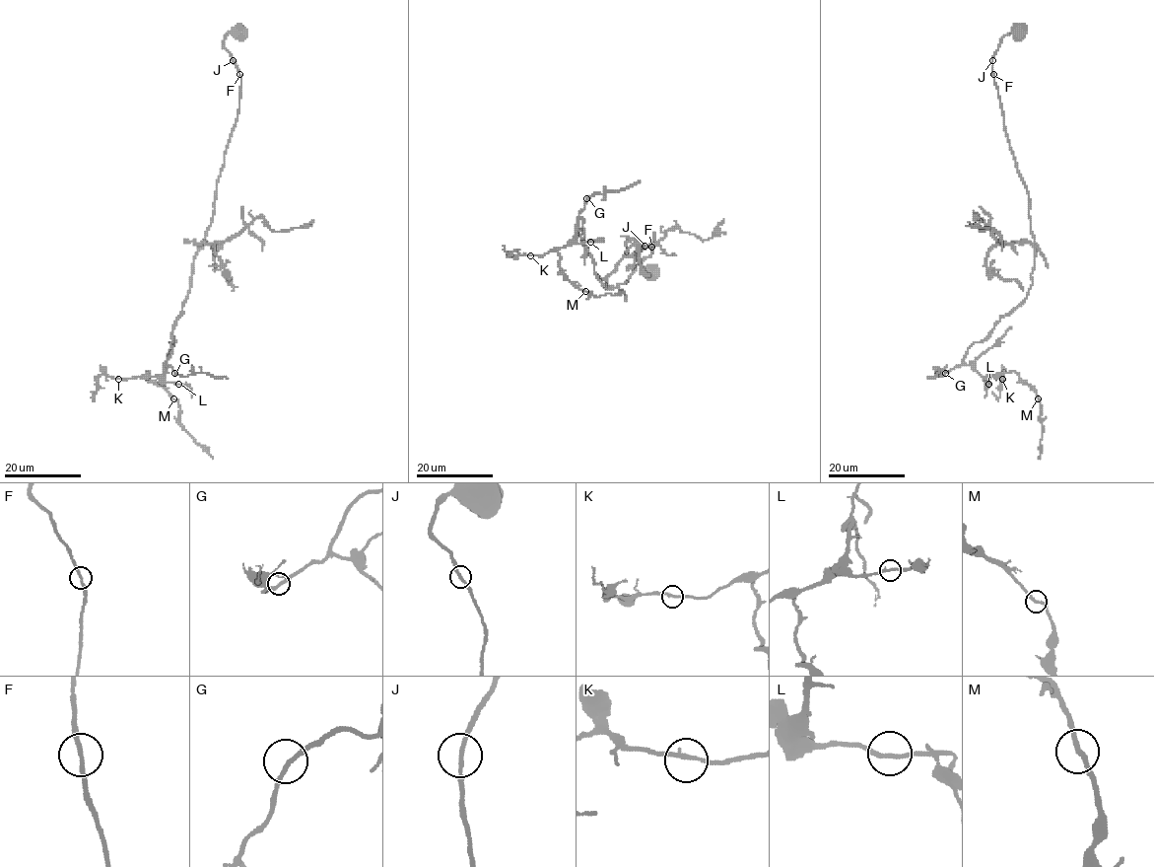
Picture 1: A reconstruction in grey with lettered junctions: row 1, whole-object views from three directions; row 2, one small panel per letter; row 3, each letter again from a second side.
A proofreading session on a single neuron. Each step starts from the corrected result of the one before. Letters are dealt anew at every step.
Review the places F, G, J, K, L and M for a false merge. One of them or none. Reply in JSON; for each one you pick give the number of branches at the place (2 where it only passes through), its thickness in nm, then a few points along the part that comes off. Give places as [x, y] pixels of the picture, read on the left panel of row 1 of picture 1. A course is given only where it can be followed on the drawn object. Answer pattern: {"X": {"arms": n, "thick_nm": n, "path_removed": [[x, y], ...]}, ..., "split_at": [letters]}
{"split_at": []}

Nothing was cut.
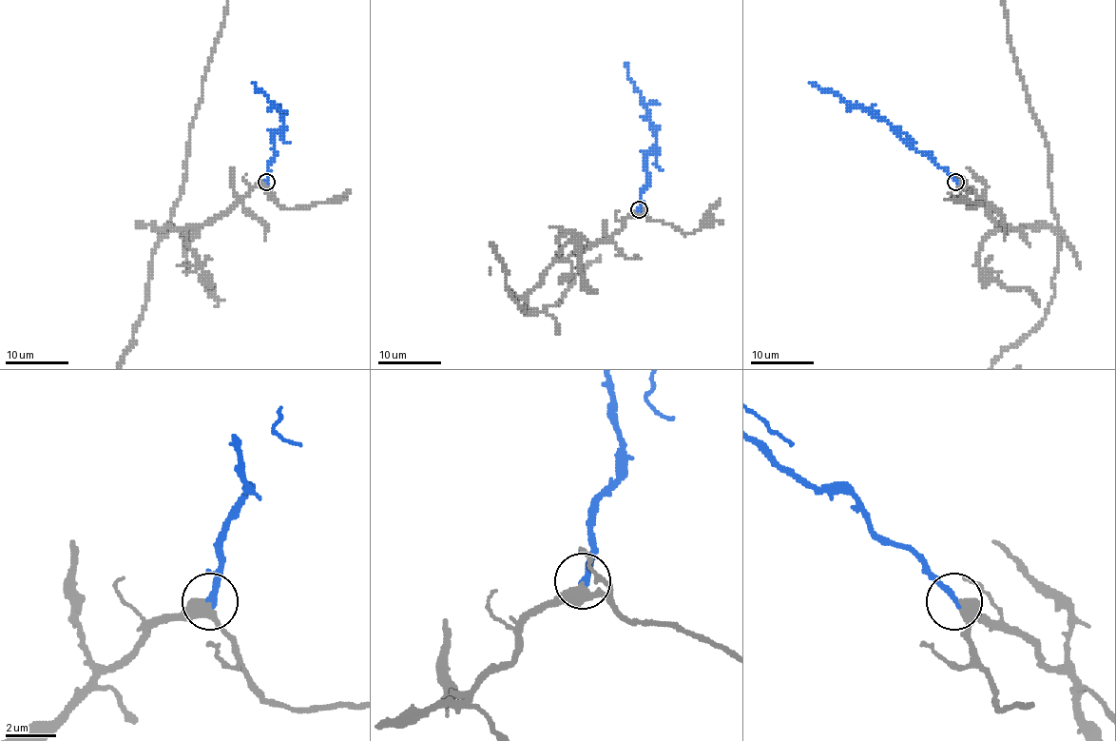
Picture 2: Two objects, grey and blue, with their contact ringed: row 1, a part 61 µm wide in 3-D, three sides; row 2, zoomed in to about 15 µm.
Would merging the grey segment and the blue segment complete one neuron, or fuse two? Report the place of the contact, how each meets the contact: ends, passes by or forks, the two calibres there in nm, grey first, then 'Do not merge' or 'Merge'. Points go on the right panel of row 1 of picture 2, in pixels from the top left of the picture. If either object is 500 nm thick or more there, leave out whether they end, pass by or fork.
Place: (955, 182). At the ring grey passes by. At the ring blue ends. Thickness 340 nm (grey) against 240 nm. Merge

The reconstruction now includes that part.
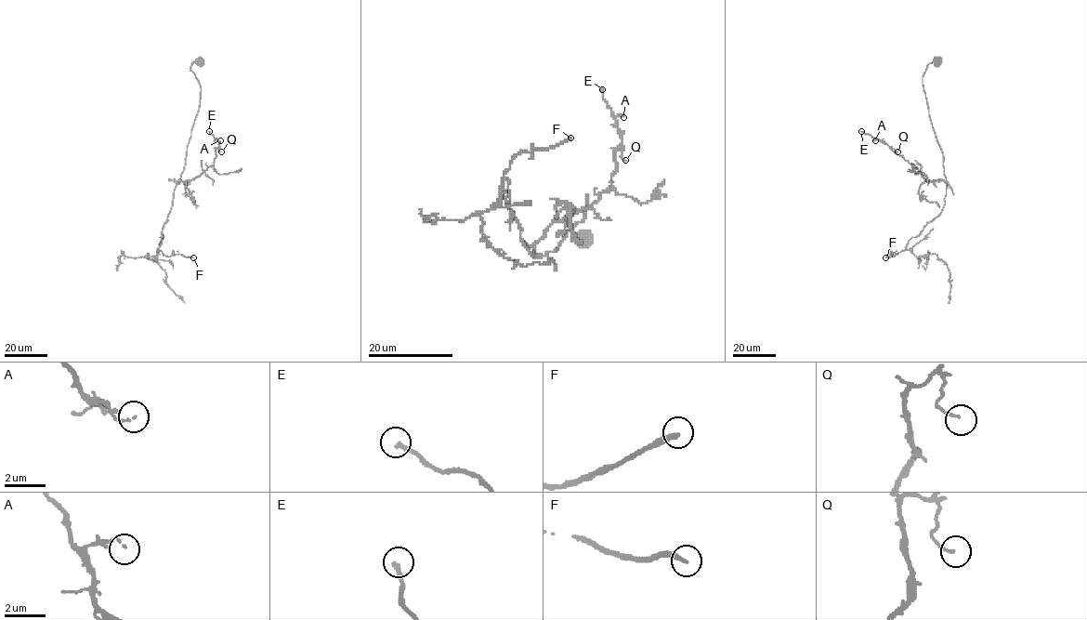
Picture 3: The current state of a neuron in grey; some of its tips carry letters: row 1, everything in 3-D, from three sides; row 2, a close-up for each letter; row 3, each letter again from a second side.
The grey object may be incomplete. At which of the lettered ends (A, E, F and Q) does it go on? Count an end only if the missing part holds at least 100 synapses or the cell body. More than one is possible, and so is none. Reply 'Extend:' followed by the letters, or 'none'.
Extend: F

